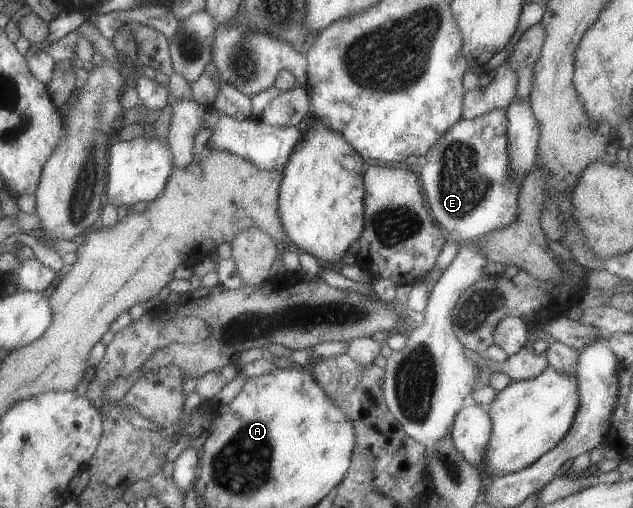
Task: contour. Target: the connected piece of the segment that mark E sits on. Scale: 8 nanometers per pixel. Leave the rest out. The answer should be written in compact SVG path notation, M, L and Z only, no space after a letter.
M507 108L494 109L473 119L462 117L429 148L428 162L418 167L418 175L433 219L448 231L449 241L437 261L439 269L447 267L451 249L460 249L460 242L506 228L516 220L521 181L512 171L508 155Z

